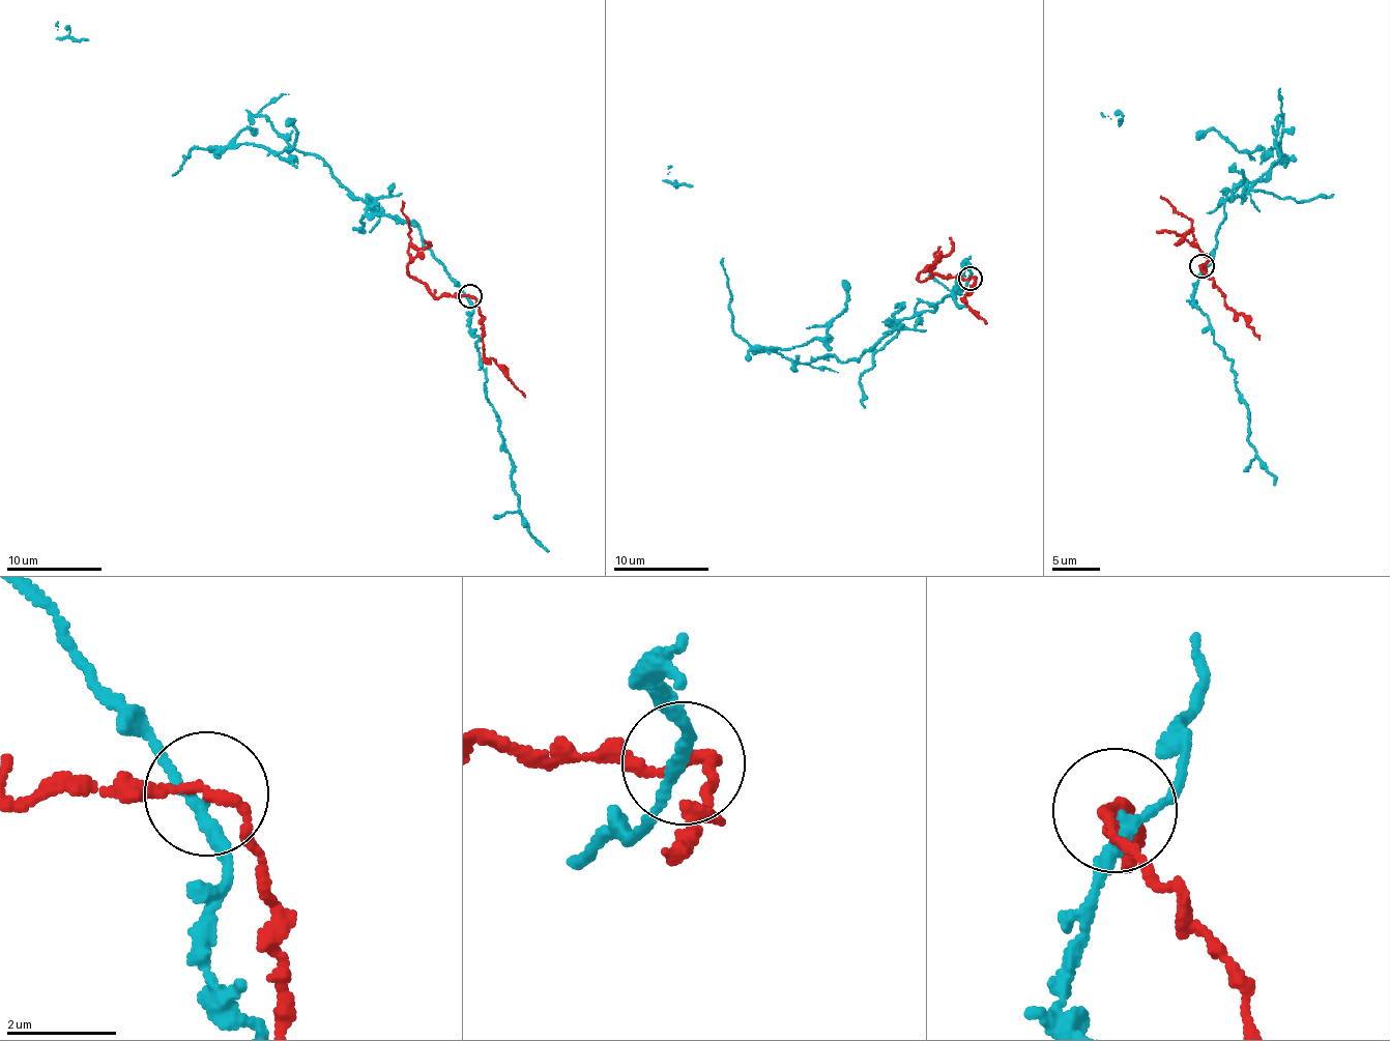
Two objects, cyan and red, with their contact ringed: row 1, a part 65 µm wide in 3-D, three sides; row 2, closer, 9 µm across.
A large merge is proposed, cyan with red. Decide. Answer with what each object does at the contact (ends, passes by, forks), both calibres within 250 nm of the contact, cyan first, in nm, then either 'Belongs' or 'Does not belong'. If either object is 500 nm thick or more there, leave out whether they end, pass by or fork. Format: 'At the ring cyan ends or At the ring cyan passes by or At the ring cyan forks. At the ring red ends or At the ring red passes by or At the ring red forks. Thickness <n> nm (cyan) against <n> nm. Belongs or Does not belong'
At the ring cyan passes by. At the ring red passes by. Thickness 190 nm (cyan) against 170 nm. Does not belong

